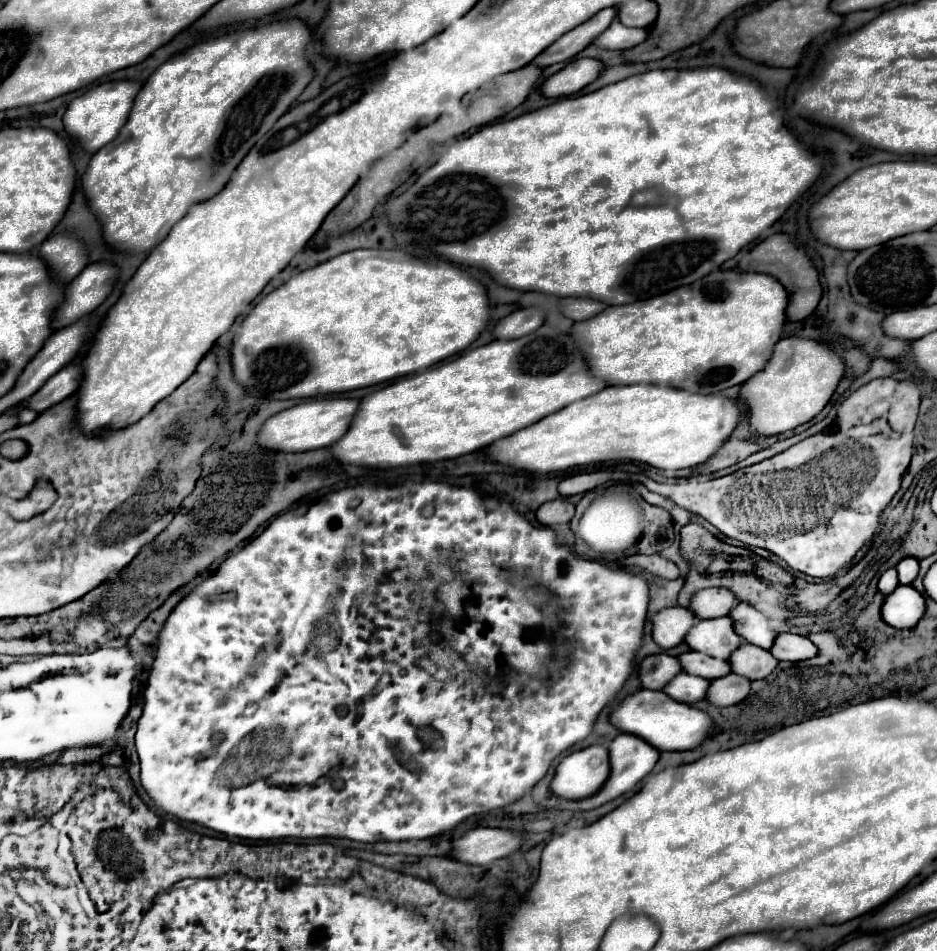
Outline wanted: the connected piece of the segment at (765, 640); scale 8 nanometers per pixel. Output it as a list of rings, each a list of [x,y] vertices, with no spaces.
[[[738,603],[736,607],[732,607],[728,617],[734,619],[734,631],[738,631],[744,641],[762,649],[772,647],[776,633],[768,627],[768,619],[764,613],[756,611],[748,603]]]

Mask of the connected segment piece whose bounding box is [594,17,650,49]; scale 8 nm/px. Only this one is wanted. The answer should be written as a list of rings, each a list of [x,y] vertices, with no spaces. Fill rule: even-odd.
[[[616,17],[612,21],[612,25],[594,43],[604,49],[630,49],[630,47],[636,47],[638,43],[642,43],[648,35],[650,35],[648,27],[630,29],[630,27],[624,27]]]

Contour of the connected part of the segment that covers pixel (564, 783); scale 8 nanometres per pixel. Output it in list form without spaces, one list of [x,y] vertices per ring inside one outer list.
[[[590,745],[572,751],[558,765],[550,783],[552,793],[562,799],[584,799],[594,795],[608,779],[608,751],[602,745]]]

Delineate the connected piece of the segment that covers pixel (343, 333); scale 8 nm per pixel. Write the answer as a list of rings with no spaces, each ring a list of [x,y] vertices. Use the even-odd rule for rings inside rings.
[[[356,249],[342,253],[326,263],[320,263],[312,269],[306,269],[268,293],[252,311],[250,315],[242,321],[242,325],[236,331],[236,337],[232,341],[232,371],[234,379],[246,387],[248,395],[262,397],[262,399],[304,399],[304,397],[322,397],[322,395],[332,395],[332,393],[346,393],[370,385],[378,385],[384,381],[392,381],[396,377],[404,377],[422,369],[428,369],[430,365],[436,365],[452,355],[458,355],[464,351],[486,327],[488,323],[488,297],[484,287],[472,279],[464,269],[444,263],[442,257],[436,259],[418,259],[412,255],[406,255],[402,251],[382,251],[382,249]]]

